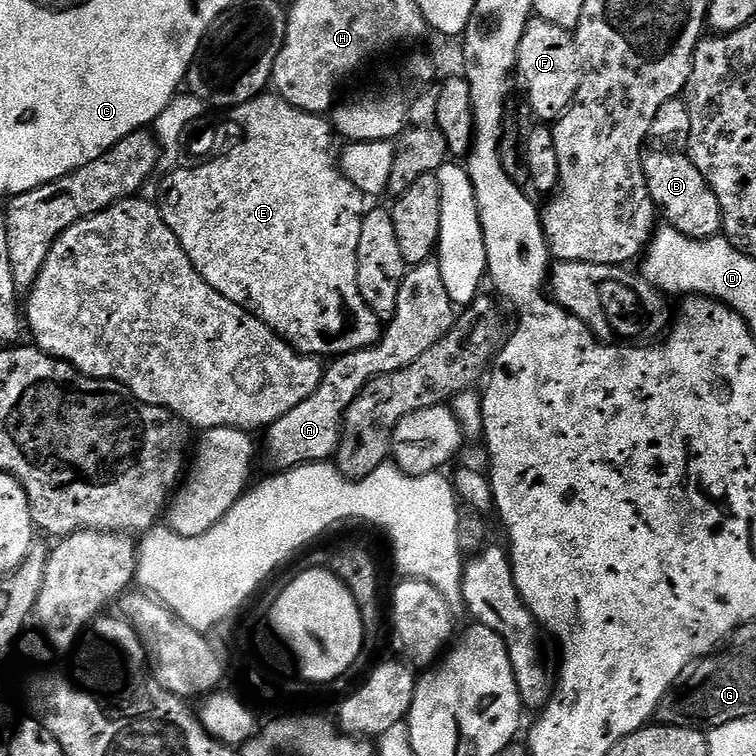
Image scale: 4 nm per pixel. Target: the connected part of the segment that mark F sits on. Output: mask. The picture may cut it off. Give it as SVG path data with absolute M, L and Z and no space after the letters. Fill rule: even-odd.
M539 18L529 20L522 34L522 42L516 51L515 75L524 83L524 92L528 95L528 104L540 122L555 122L560 115L572 105L572 99L580 81L580 59L576 56L576 42L573 33L562 30L558 26L550 26L550 22Z

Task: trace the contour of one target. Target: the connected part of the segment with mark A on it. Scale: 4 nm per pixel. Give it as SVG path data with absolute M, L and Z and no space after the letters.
M435 259L427 260L425 264L417 264L409 267L404 273L404 281L398 290L398 306L391 320L387 321L383 329L380 341L371 344L369 348L363 348L357 352L347 352L344 356L335 357L325 367L324 376L320 380L318 390L306 398L306 402L298 402L290 414L282 414L275 422L268 425L263 433L264 444L262 440L262 456L268 459L268 464L276 472L286 472L290 468L297 468L303 464L323 464L331 461L336 455L336 450L340 445L340 429L344 427L344 415L348 407L354 402L354 398L360 396L360 392L374 378L382 374L390 374L394 370L402 370L410 366L434 342L438 342L445 334L449 332L456 322L458 312L450 302L450 294L446 294L446 286L442 286L442 270Z

